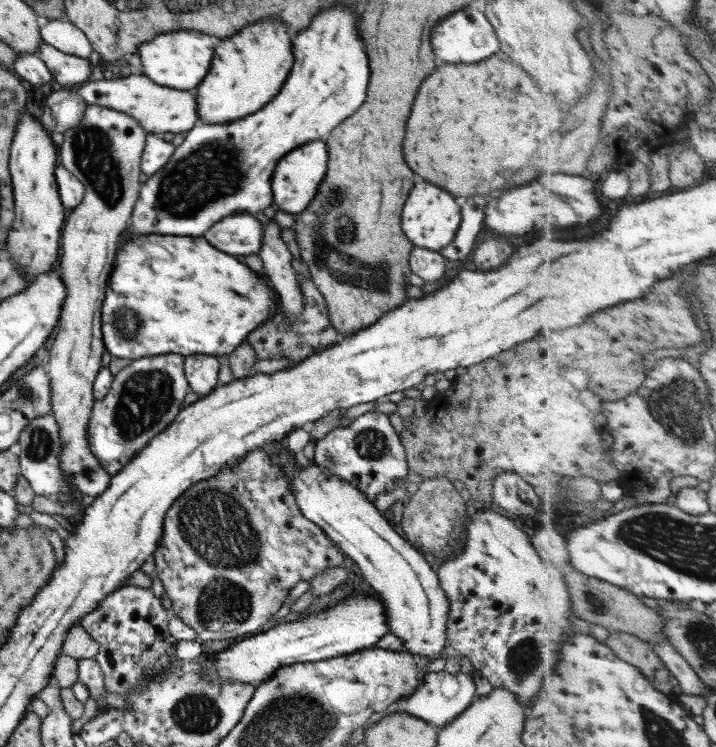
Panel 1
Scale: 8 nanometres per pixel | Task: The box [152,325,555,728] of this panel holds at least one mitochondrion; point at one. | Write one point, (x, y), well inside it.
(214, 521)

